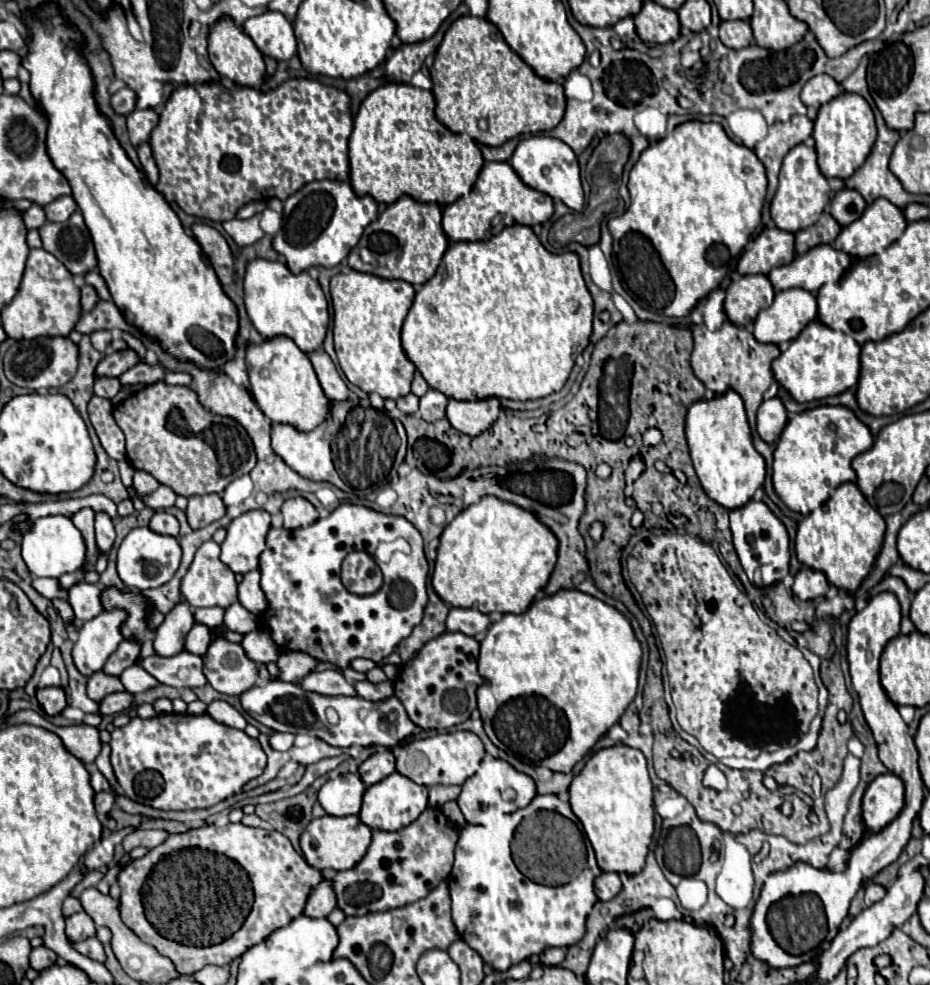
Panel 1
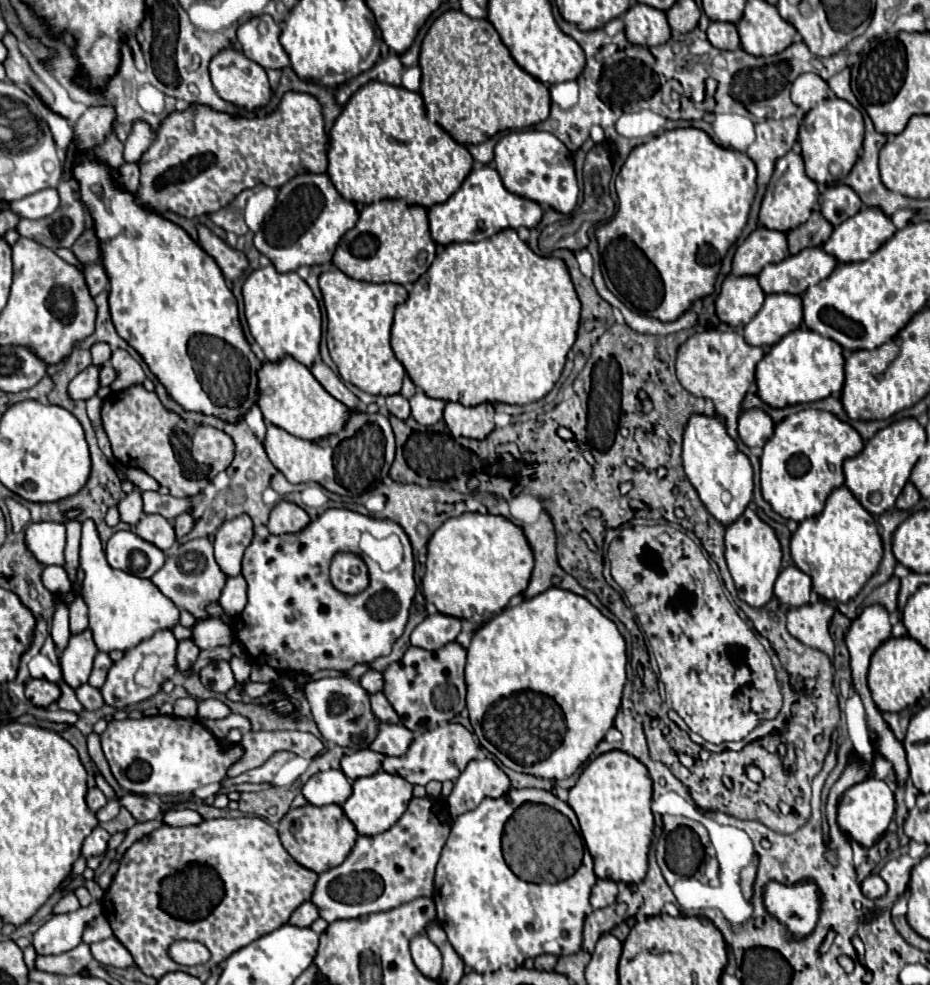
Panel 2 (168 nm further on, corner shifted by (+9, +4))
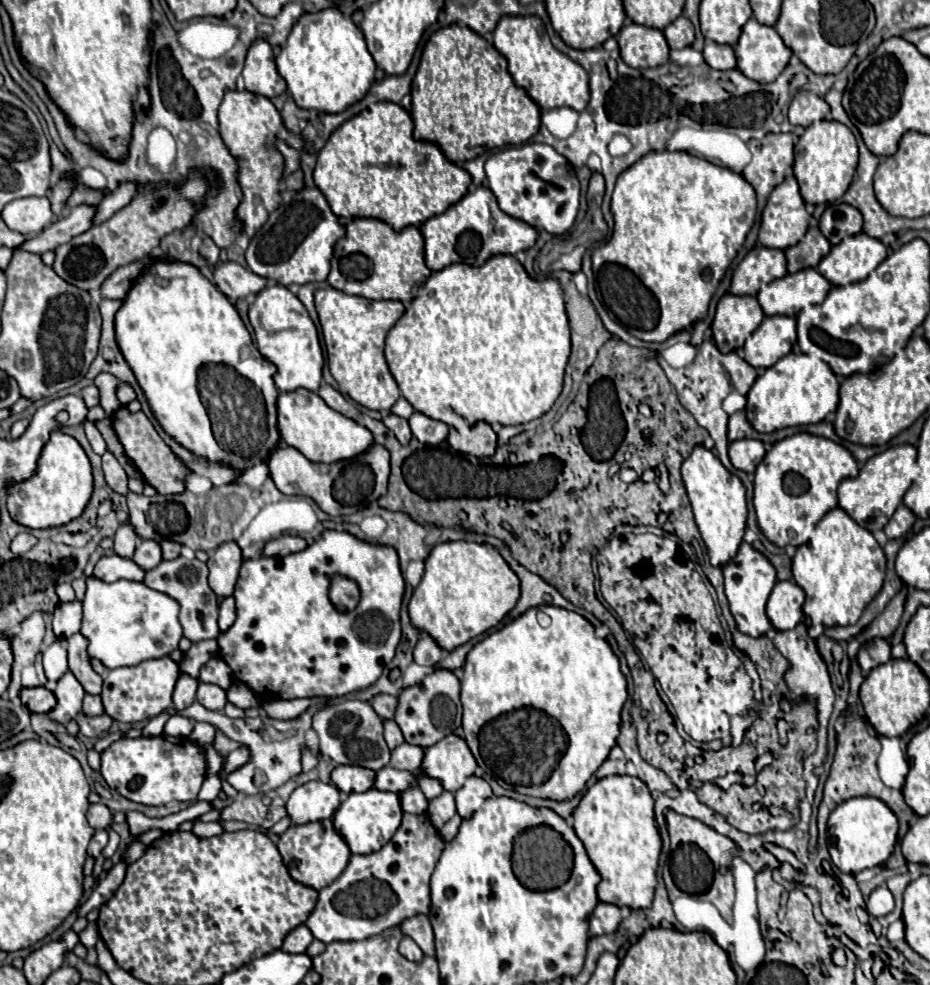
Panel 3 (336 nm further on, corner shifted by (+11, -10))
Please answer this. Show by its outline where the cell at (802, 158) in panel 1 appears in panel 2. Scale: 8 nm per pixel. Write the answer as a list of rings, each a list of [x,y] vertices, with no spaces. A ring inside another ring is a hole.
[[[788,151],[784,157],[780,157],[776,161],[774,167],[774,175],[770,179],[770,185],[766,189],[766,195],[762,199],[762,207],[760,207],[760,221],[774,231],[790,231],[796,229],[798,225],[802,225],[804,221],[808,221],[814,203],[818,201],[818,189],[816,189],[816,181],[810,179],[804,171],[804,159],[800,153]]]

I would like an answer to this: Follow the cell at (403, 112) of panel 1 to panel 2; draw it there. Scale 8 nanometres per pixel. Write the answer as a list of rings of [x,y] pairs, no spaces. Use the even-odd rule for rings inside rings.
[[[370,81],[350,97],[330,129],[330,139],[328,175],[338,193],[358,205],[370,205],[380,199],[400,199],[406,205],[422,205],[428,209],[436,203],[444,203],[452,193],[456,193],[474,163],[464,145],[454,141],[442,127],[428,123],[420,93],[382,81]]]

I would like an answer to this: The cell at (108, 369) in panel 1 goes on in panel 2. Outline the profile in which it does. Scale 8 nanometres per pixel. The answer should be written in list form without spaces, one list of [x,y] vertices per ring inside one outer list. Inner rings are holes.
[[[90,365],[84,371],[80,371],[68,385],[68,393],[72,399],[90,399],[92,395],[96,395],[100,383],[98,383],[98,375],[100,375],[100,367]]]

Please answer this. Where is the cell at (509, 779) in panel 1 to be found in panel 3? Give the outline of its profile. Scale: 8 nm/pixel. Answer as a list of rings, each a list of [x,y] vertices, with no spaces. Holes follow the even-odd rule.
[[[472,775],[466,779],[466,783],[454,795],[456,795],[456,809],[458,809],[460,817],[468,819],[480,809],[480,805],[488,797],[492,797],[492,789],[484,779]]]

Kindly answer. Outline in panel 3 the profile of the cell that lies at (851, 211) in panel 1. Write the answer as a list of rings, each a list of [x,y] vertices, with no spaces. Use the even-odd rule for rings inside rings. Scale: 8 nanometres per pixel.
[[[832,203],[820,217],[820,231],[832,245],[838,245],[844,237],[862,231],[862,215],[848,203]]]

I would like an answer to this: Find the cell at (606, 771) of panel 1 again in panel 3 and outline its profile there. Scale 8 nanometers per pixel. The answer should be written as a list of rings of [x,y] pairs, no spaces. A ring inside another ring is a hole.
[[[608,775],[596,781],[574,811],[574,831],[602,877],[598,885],[598,899],[602,903],[630,909],[652,905],[662,841],[654,819],[654,799],[640,779]]]

